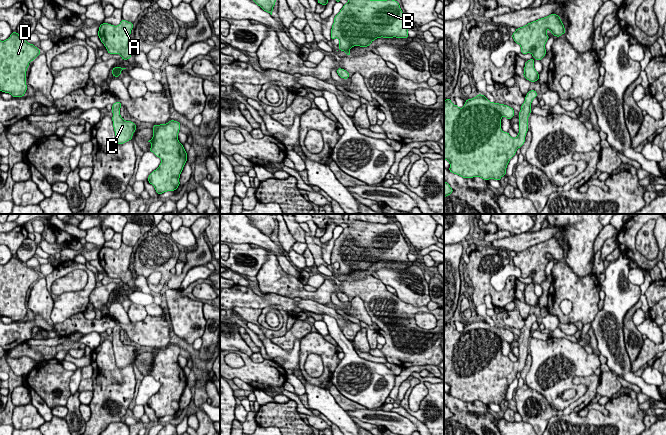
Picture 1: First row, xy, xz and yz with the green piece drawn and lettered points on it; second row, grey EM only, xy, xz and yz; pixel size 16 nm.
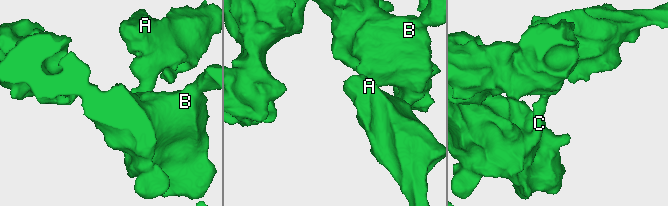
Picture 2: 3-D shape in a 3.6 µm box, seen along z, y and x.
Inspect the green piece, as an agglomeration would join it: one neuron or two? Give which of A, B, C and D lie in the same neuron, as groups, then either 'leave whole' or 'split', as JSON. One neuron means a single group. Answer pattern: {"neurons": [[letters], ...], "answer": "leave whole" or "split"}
{"neurons": [["A", "B", "C", "D"]], "answer": "leave whole"}

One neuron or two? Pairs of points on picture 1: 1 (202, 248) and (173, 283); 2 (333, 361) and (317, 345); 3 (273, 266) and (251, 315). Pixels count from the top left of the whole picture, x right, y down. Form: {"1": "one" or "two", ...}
{"1": "one", "2": "one", "3": "two"}

